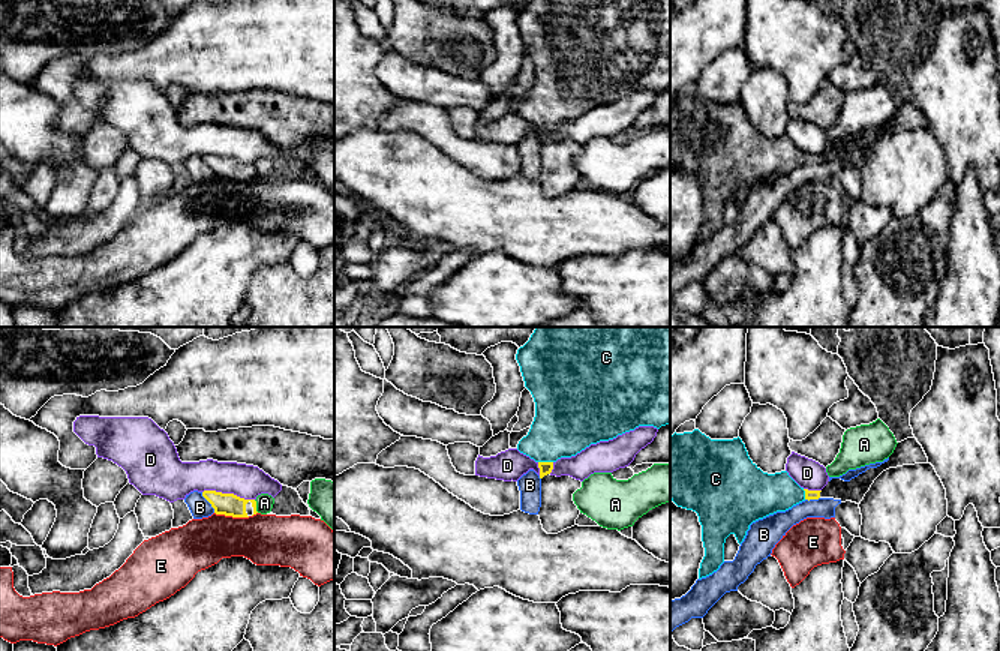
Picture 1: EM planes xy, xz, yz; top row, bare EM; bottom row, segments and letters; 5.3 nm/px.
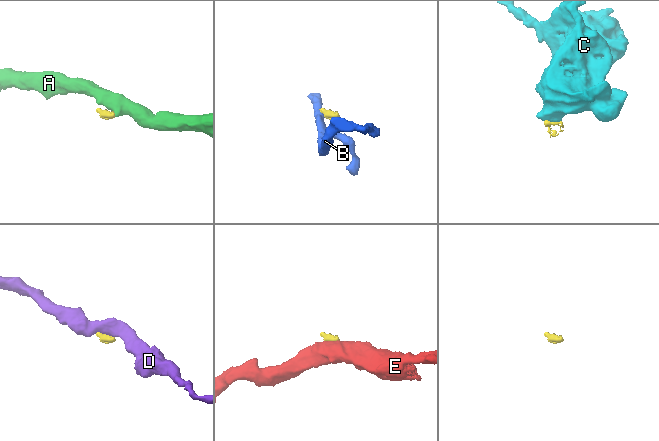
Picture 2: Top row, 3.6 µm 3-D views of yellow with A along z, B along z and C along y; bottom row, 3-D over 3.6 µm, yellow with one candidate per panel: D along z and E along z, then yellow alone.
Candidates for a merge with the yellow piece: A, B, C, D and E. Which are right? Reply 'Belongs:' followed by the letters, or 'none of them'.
Belongs: C

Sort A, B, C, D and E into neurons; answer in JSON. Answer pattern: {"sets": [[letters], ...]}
{"sets": [["A"], ["B"], ["C"], ["D"], ["E"]]}

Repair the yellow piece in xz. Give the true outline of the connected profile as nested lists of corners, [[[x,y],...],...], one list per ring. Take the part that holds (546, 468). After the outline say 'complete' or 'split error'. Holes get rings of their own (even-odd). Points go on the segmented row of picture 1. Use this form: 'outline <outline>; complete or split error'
outline [[[537,327],[529,340],[517,350],[516,360],[535,402],[535,417],[517,450],[538,464],[541,478],[543,530],[558,534],[576,525],[580,510],[573,494],[582,482],[570,476],[552,476],[553,464],[571,458],[600,441],[609,441],[639,426],[670,424],[670,327]]]; split error

